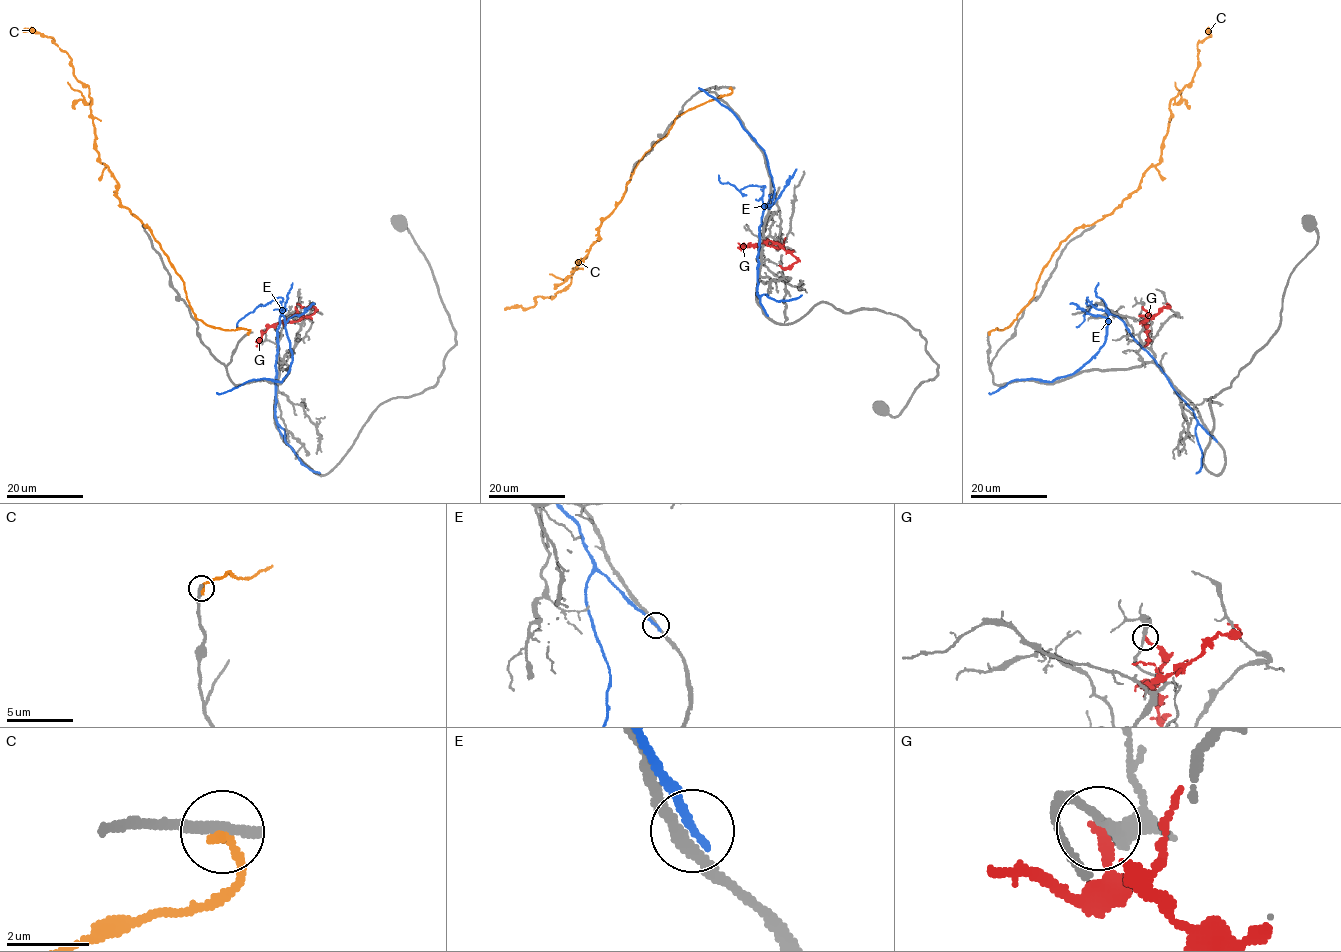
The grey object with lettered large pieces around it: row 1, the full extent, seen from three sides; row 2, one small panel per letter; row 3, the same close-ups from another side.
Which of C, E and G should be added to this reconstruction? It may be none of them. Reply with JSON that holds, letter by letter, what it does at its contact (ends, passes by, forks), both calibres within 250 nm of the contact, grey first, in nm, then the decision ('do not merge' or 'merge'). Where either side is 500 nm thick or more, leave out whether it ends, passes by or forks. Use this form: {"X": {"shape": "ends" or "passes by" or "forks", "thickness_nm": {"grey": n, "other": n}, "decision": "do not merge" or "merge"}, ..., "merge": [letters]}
{"C": {"shape": "ends", "thickness_nm": {"grey": 320, "other": 280}, "decision": "do not merge"}, "E": {"shape": "ends", "thickness_nm": {"grey": 240, "other": 200}, "decision": "do not merge"}, "G": {"shape": "ends", "thickness_nm": {"grey": 240, "other": 260}, "decision": "do not merge"}, "merge": []}

